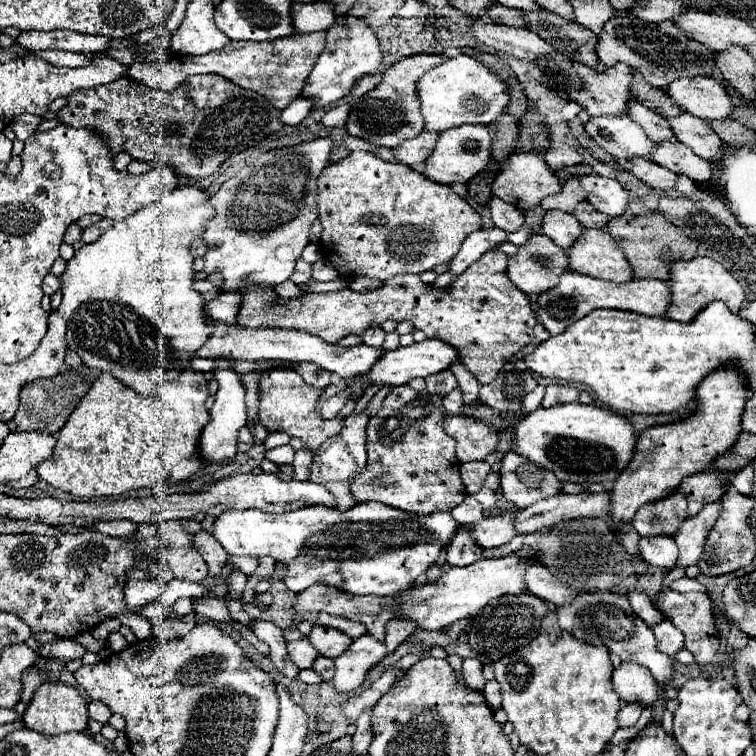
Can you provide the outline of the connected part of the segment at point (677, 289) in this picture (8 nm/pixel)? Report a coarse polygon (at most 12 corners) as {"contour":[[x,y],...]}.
{"contour":[[709,257],[671,267],[669,317],[691,323],[711,301],[733,313],[745,291]]}

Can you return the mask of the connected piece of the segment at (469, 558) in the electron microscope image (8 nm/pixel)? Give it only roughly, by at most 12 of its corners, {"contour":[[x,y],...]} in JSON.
{"contour":[[471,529],[457,533],[447,549],[451,567],[467,567],[481,559]]}

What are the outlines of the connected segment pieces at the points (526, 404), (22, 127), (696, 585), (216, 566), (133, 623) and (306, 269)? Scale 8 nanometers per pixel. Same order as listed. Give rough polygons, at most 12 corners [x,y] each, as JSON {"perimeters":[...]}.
{"perimeters":[[[543,385],[523,399],[523,411],[533,413],[541,405]],[[31,113],[11,123],[15,137],[25,141],[35,133],[41,117]],[[677,579],[669,585],[673,591],[707,591],[697,579]],[[209,533],[195,535],[197,549],[209,565],[209,577],[219,577],[229,563],[227,551]],[[121,615],[137,639],[151,637],[151,623],[145,617]],[[296,261],[291,281],[305,285],[311,279],[311,265],[307,261]]]}

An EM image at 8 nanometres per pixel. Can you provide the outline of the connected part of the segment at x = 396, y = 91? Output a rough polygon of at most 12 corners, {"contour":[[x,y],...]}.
{"contour":[[411,55],[351,109],[349,131],[397,147],[425,129],[417,79],[445,55]]}

